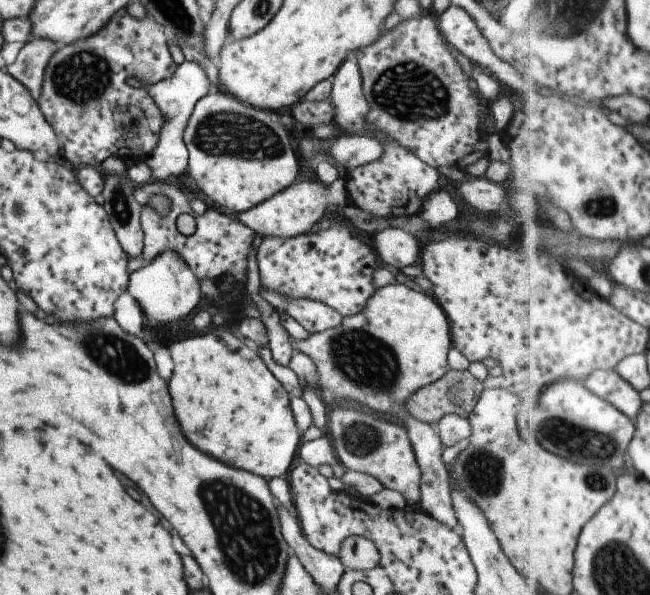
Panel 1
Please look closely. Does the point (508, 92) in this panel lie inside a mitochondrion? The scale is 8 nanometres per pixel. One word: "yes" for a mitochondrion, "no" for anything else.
no

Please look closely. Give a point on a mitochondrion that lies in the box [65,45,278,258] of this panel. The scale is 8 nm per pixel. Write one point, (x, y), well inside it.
(121, 210)

